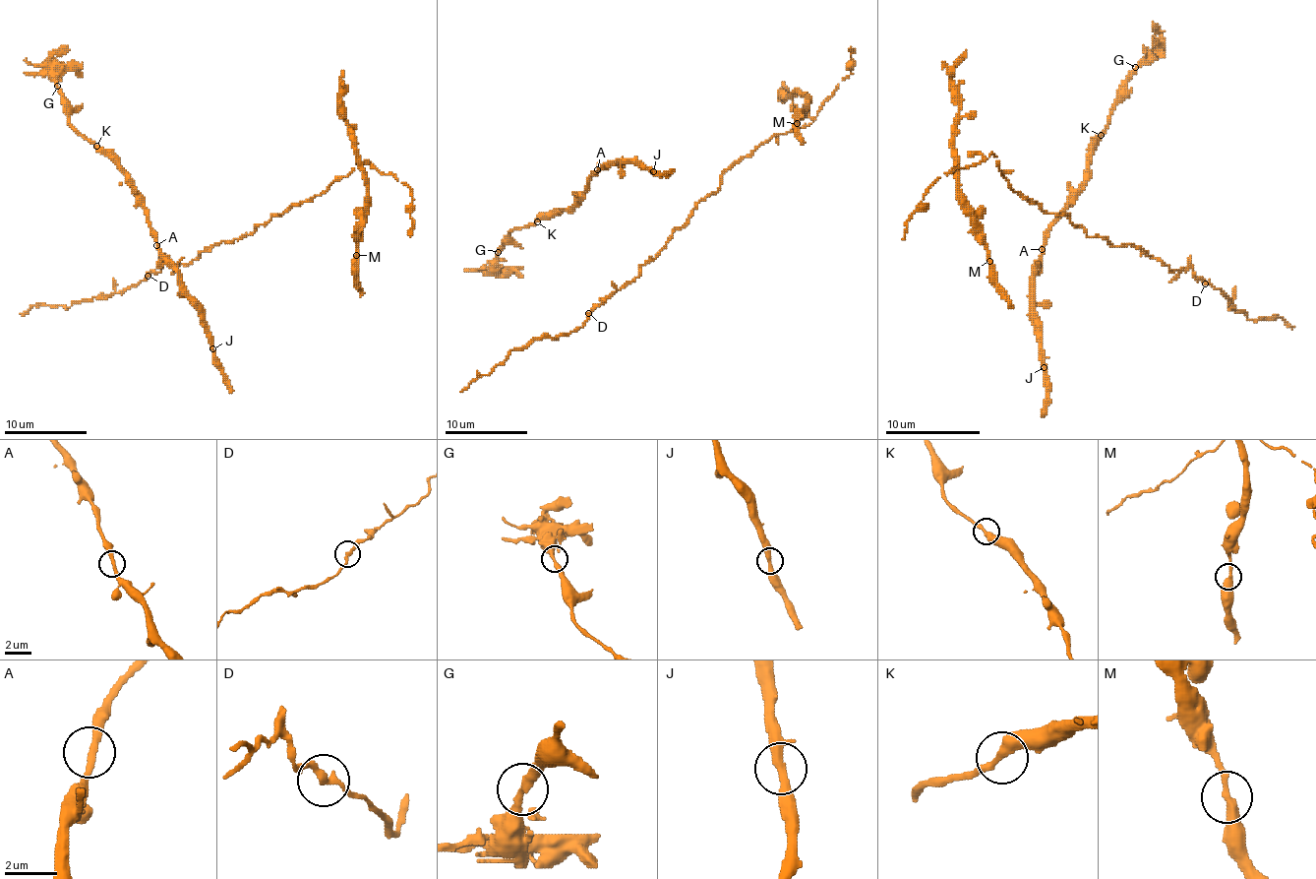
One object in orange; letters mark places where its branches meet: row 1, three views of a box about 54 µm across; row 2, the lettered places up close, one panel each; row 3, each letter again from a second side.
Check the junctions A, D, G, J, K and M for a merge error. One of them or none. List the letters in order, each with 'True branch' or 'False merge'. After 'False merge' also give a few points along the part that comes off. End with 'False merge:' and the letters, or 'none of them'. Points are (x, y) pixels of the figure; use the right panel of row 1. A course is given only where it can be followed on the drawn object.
A: True branch
D: True branch
G: False merge. Course of the part to remove: (1136, 67), (1148, 52), (1158, 31), (1153, 27)
J: True branch
K: True branch
M: True branch
False merge: G

